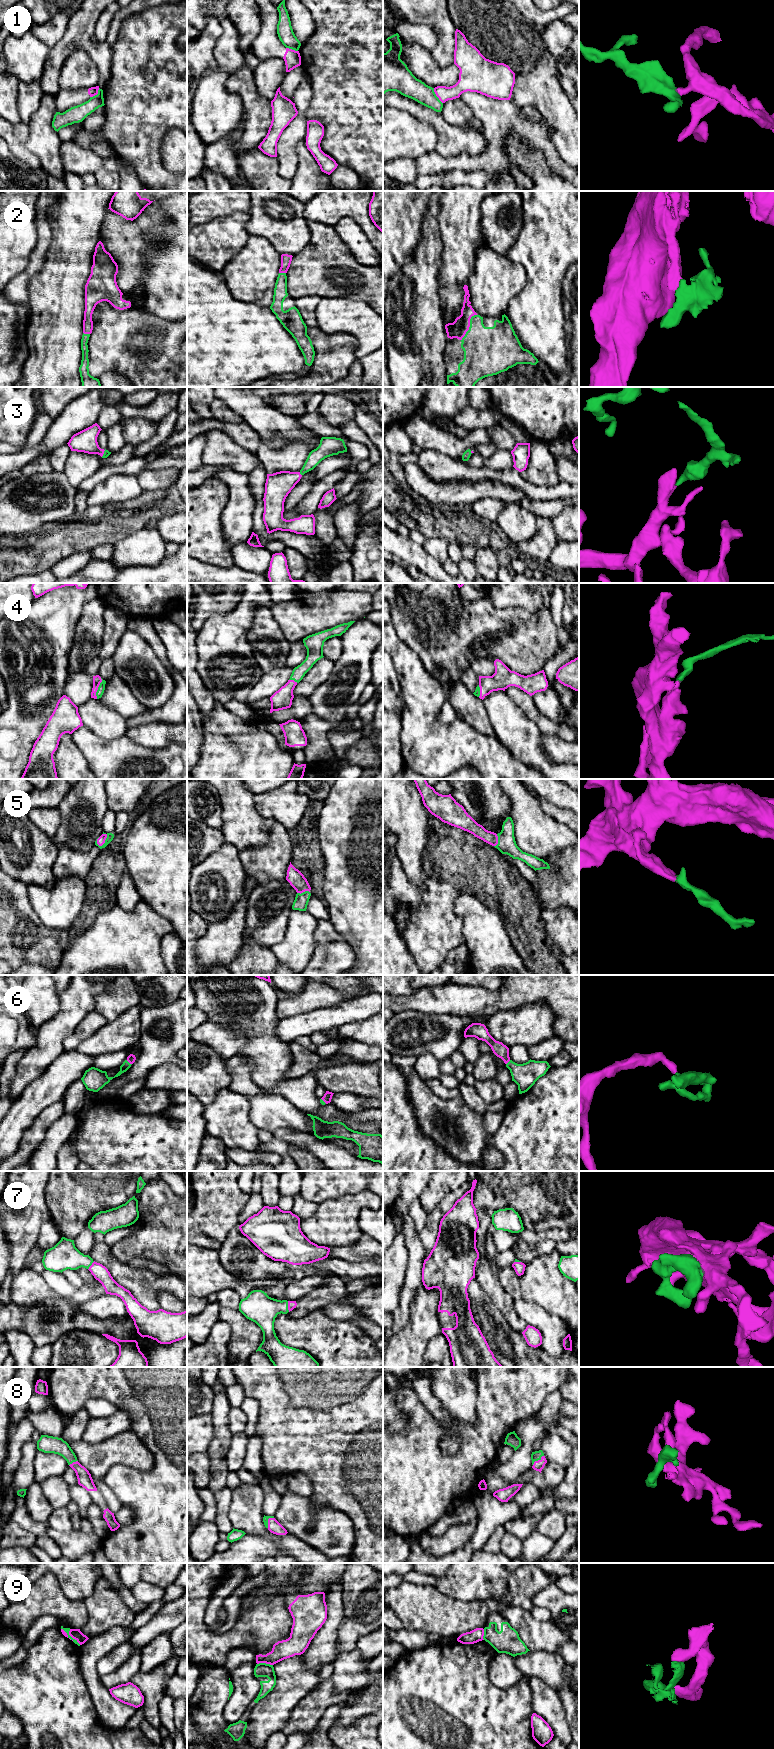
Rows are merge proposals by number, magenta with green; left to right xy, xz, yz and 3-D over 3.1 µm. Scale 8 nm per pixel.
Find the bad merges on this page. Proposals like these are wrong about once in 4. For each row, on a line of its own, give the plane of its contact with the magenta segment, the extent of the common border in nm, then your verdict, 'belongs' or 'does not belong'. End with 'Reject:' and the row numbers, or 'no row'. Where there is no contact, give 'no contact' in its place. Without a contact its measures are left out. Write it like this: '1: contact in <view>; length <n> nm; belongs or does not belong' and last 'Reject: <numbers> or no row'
1: contact in yz; length 150 nm; does not belong
2: contact in yz; length 240 nm; belongs
3: contact in xz; length 40 nm; belongs
4: contact in xy; length 170 nm; belongs
5: contact in xy; length 120 nm; belongs
6: contact in xy; length 60 nm; belongs
7: contact in xz; length 90 nm; belongs
8: contact in xz; length 100 nm; belongs
9: contact in xy; length 200 nm; does not belong
Reject: 1, 9

